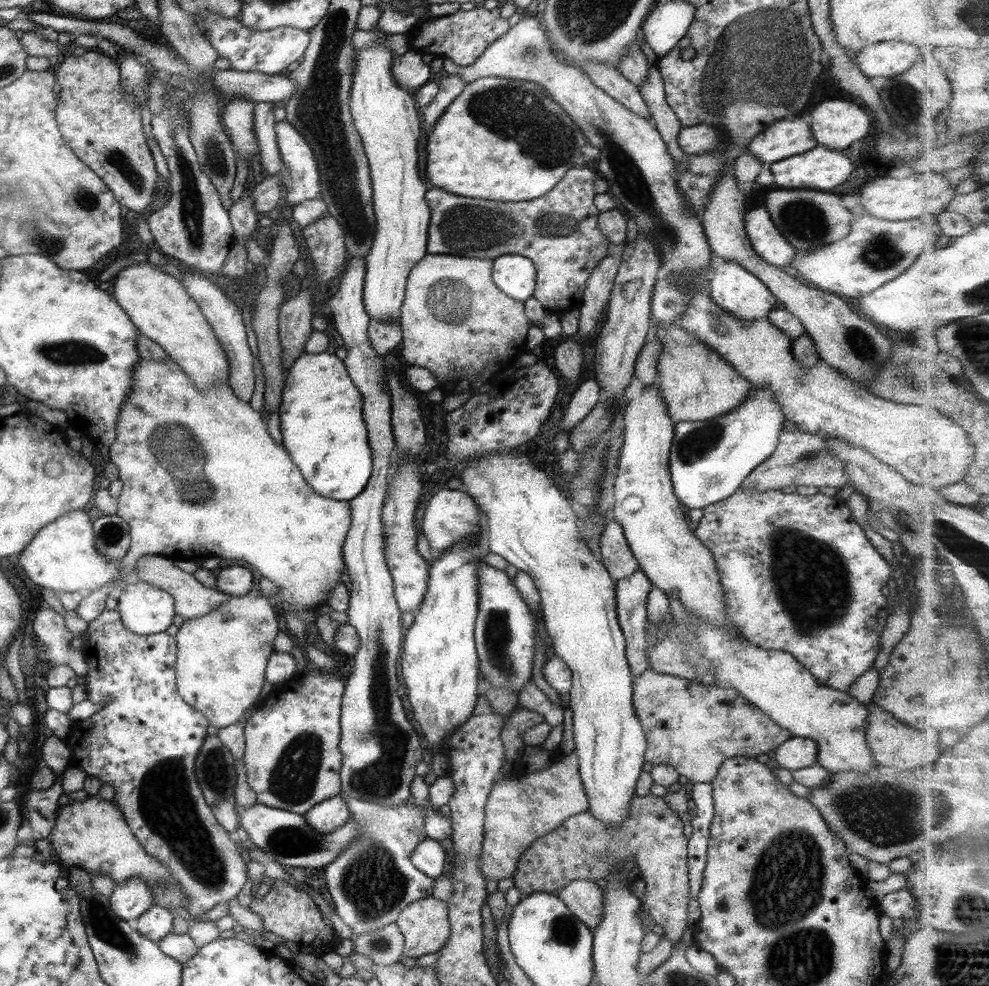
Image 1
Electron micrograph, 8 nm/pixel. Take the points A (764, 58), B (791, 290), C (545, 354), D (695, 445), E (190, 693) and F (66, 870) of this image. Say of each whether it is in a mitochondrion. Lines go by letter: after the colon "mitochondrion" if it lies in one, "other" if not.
A: mitochondrion
B: other
C: other
D: mitochondrion
E: other
F: other

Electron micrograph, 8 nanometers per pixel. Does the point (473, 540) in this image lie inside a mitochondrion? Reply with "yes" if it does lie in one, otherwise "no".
no

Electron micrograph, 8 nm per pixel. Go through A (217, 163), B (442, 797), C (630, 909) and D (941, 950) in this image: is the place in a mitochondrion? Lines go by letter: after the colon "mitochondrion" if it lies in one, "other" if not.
A: mitochondrion
B: other
C: other
D: mitochondrion

